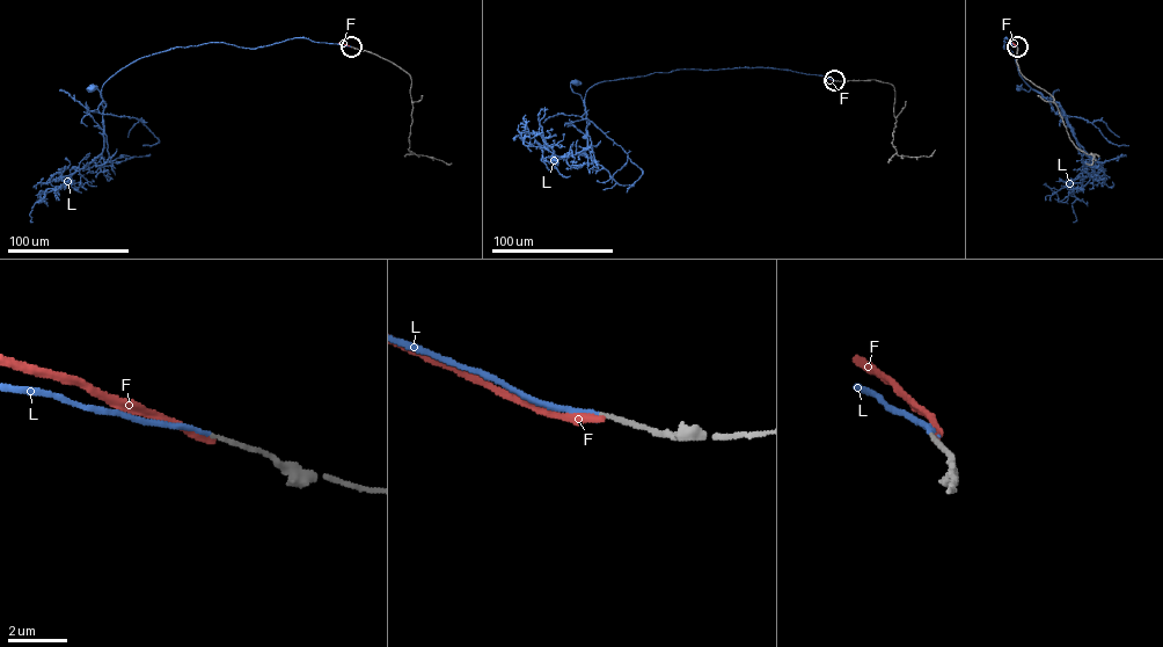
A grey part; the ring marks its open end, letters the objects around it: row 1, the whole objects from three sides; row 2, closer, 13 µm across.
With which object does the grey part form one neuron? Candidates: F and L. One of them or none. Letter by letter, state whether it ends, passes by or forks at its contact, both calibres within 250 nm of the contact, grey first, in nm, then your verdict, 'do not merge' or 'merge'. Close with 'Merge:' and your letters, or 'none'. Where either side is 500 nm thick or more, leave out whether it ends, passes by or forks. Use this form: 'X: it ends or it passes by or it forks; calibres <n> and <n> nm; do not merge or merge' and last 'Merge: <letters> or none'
F: it ends; calibres 150 and 280 nm; do not merge
L: it ends; calibres 140 and 160 nm; merge
Merge: L

